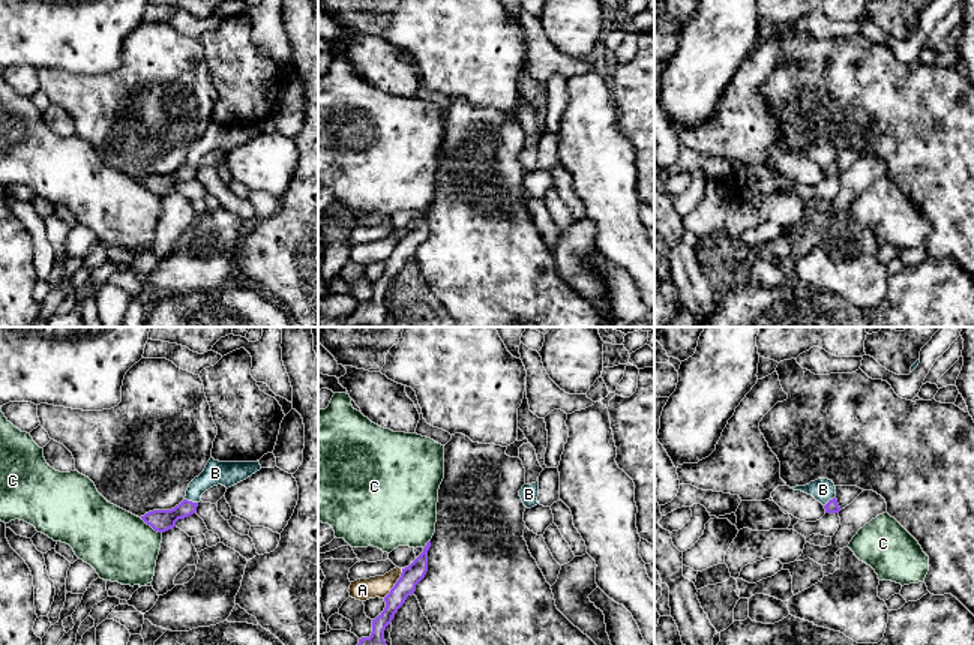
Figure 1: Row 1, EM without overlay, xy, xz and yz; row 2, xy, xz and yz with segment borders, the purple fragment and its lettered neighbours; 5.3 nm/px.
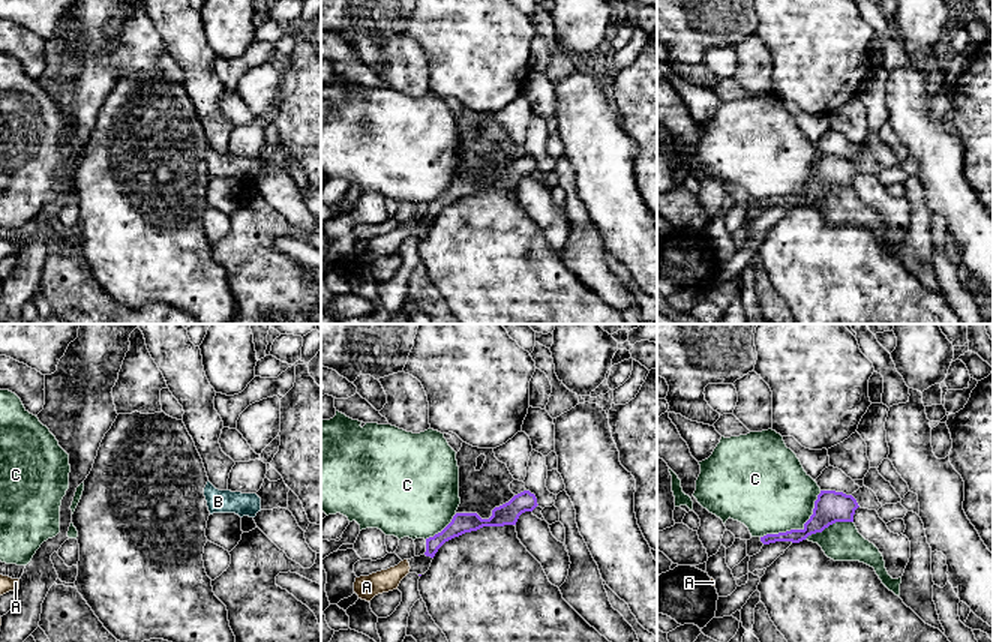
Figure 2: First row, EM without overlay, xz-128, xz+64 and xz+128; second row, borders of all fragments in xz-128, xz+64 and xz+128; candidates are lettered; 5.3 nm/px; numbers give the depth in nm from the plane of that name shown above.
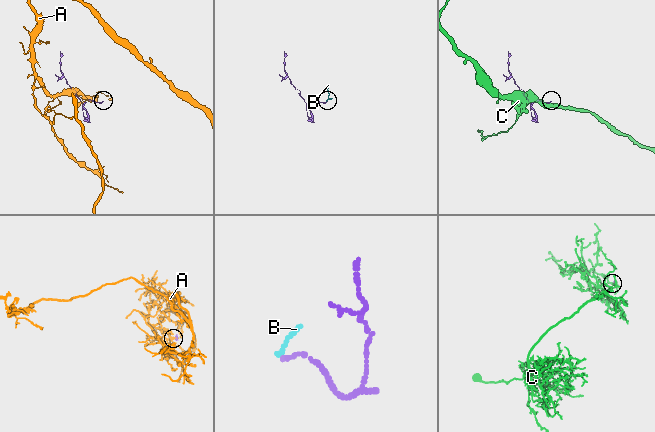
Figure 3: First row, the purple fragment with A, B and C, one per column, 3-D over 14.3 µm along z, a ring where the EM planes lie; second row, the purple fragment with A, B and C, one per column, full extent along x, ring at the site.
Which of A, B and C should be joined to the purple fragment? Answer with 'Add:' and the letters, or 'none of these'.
Add: B

